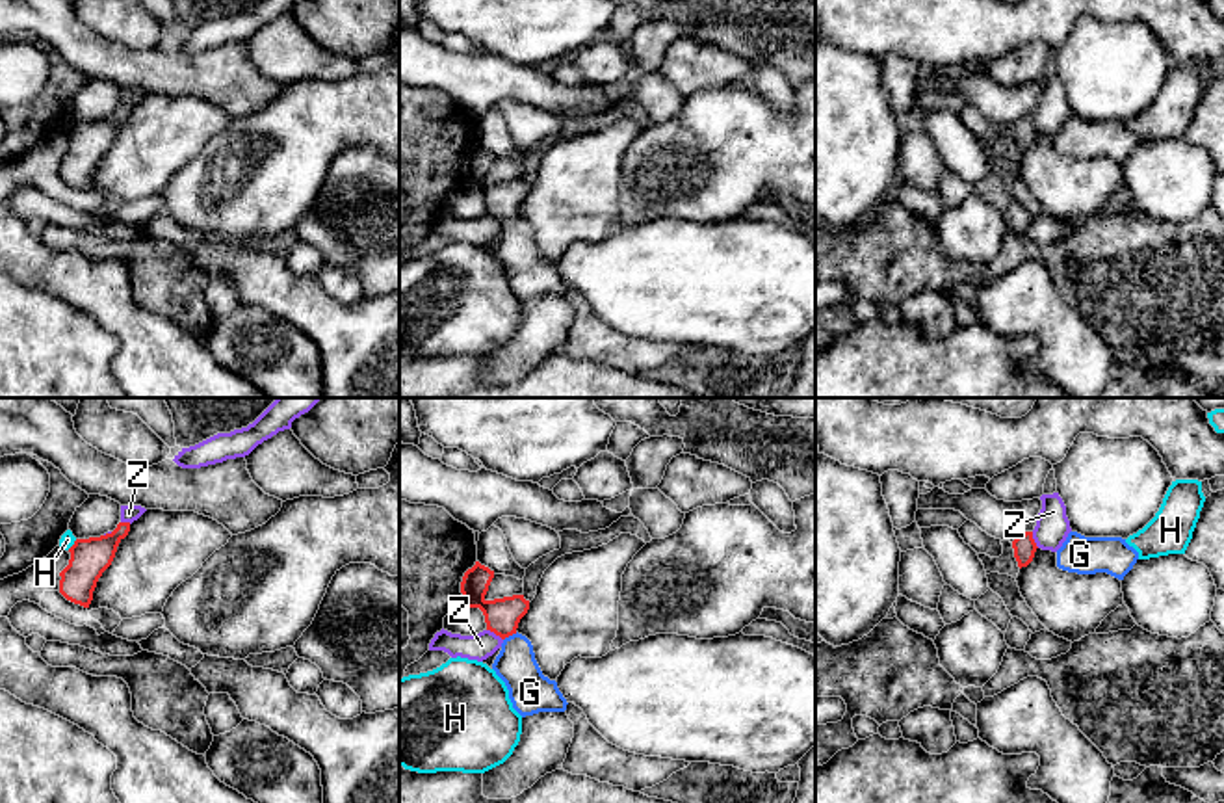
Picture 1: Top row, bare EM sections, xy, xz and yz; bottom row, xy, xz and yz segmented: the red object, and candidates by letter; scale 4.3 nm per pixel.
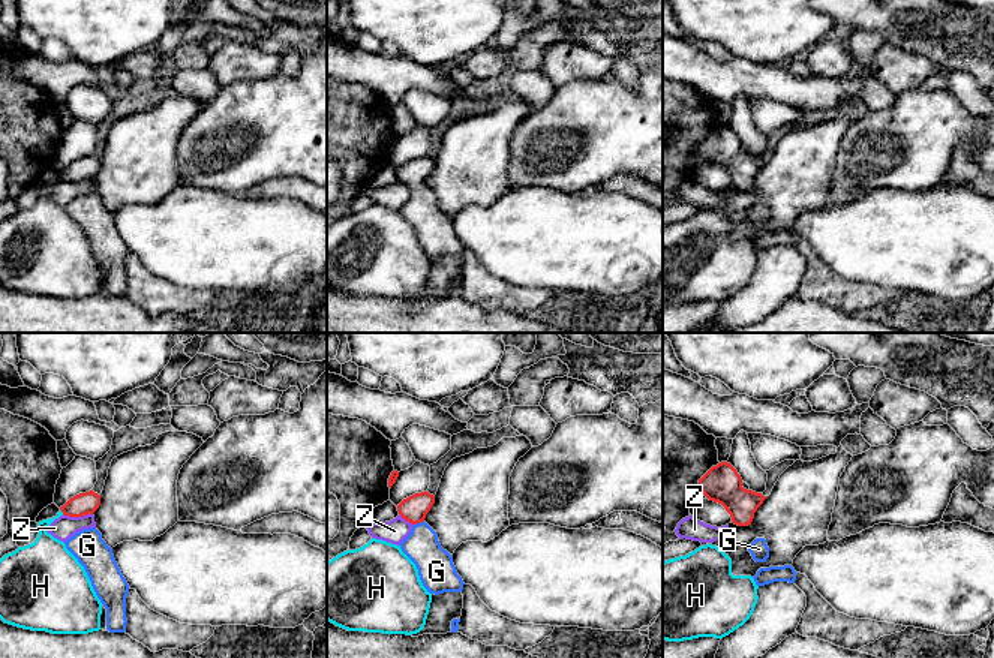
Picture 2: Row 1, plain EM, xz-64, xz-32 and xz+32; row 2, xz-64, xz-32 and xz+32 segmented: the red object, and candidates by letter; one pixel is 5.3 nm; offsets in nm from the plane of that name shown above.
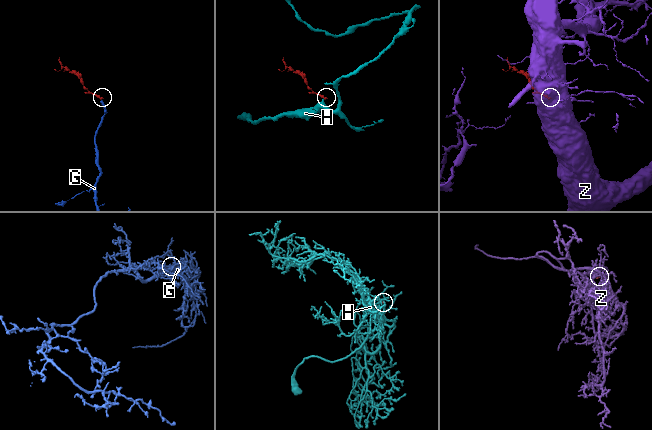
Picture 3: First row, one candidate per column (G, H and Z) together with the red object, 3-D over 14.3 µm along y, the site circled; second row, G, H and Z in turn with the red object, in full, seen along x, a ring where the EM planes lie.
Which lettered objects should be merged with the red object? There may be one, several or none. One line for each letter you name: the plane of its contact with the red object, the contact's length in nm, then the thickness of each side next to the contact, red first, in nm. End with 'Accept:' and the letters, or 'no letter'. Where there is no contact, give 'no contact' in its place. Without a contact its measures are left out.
G: contact in xz; length 70 nm; calibres 160 and 180 nm
Accept: G

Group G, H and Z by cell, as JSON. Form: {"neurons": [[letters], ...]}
{"neurons": [["G"], ["H"], ["Z"]]}

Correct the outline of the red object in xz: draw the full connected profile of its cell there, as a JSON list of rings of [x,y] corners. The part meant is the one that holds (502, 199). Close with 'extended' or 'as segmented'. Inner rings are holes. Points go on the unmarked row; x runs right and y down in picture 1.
[[[475,145],[462,160],[461,177],[468,191],[483,195],[487,214],[503,223],[492,253],[505,266],[513,292],[522,301],[539,296],[565,296],[568,286],[557,266],[542,258],[531,225],[516,216],[520,203],[529,193],[529,184],[524,178],[487,184],[492,162],[494,154]]]; extended

